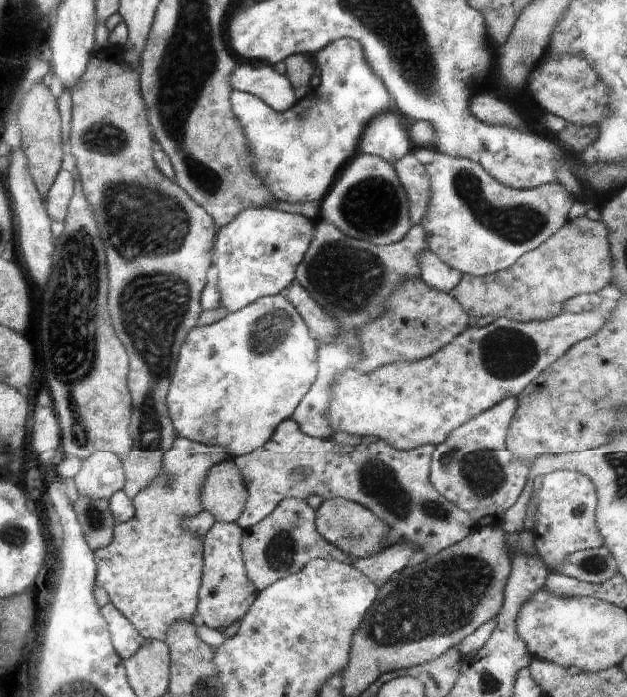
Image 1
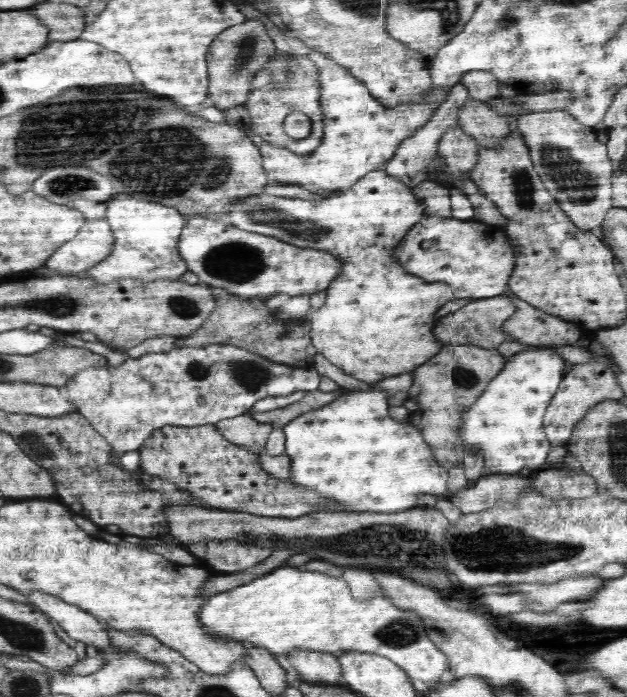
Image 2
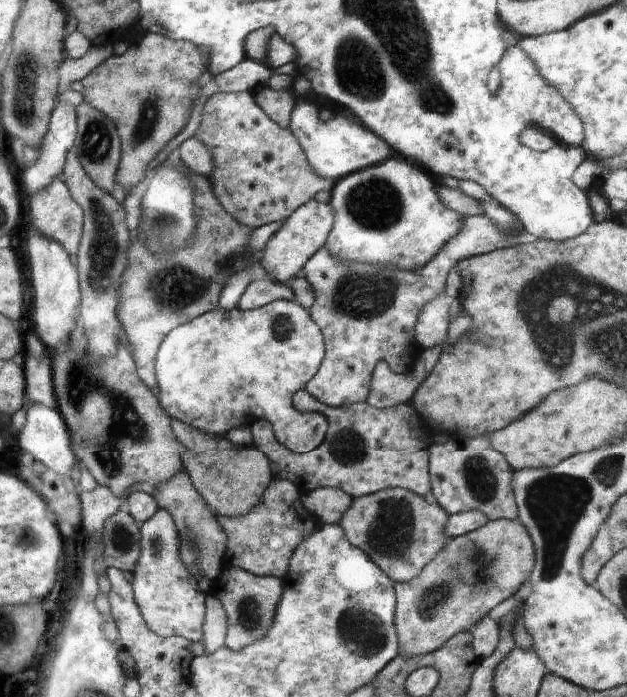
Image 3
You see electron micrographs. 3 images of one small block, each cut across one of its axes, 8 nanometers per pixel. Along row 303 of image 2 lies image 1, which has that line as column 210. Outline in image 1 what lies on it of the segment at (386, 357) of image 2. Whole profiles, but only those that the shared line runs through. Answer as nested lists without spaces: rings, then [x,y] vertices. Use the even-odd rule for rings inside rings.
[[[280,293],[259,298],[240,310],[228,313],[228,316],[212,322],[212,324],[206,324],[206,326],[196,325],[186,334],[186,340],[182,342],[174,374],[168,388],[168,394],[166,394],[166,406],[168,407],[168,414],[170,414],[176,435],[192,440],[192,442],[198,442],[198,444],[204,444],[204,446],[220,446],[220,448],[232,452],[235,456],[249,454],[265,446],[272,438],[276,427],[282,421],[291,418],[302,397],[310,390],[310,386],[314,384],[317,377],[317,344],[318,342],[310,334],[302,316],[298,314],[298,311],[290,304],[290,301]]]

